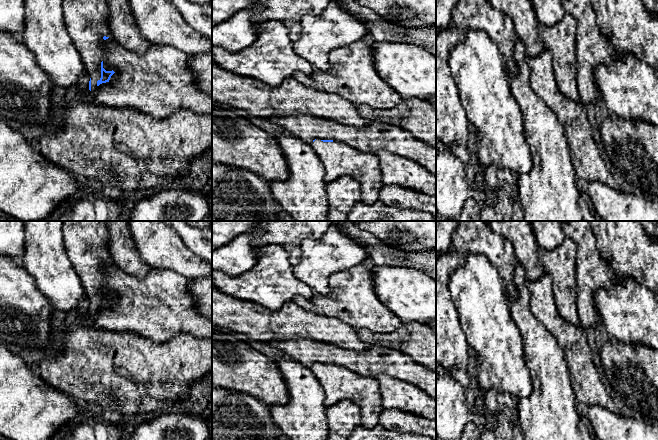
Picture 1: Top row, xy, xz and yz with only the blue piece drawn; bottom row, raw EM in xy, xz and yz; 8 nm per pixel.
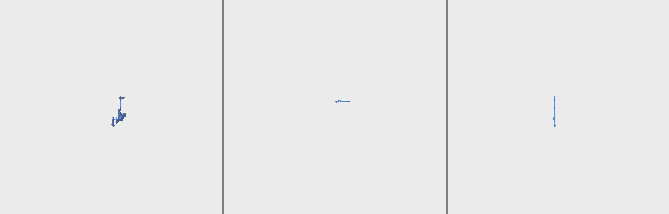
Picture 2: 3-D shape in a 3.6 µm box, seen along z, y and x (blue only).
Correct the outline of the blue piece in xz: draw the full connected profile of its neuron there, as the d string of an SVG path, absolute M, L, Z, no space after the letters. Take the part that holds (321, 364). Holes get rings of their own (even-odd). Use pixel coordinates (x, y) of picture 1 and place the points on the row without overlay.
M315 363L310 369L325 391L326 407L341 400L351 400L360 407L362 426L374 427L379 424L384 407L379 383L374 377L361 376L333 364Z

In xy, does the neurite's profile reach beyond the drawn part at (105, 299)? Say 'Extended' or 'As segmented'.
Extended

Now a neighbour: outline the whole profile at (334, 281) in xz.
M368 259L329 278L328 296L295 297L291 301L320 316L338 318L356 330L390 334L403 325L378 298L374 290L374 263Z

